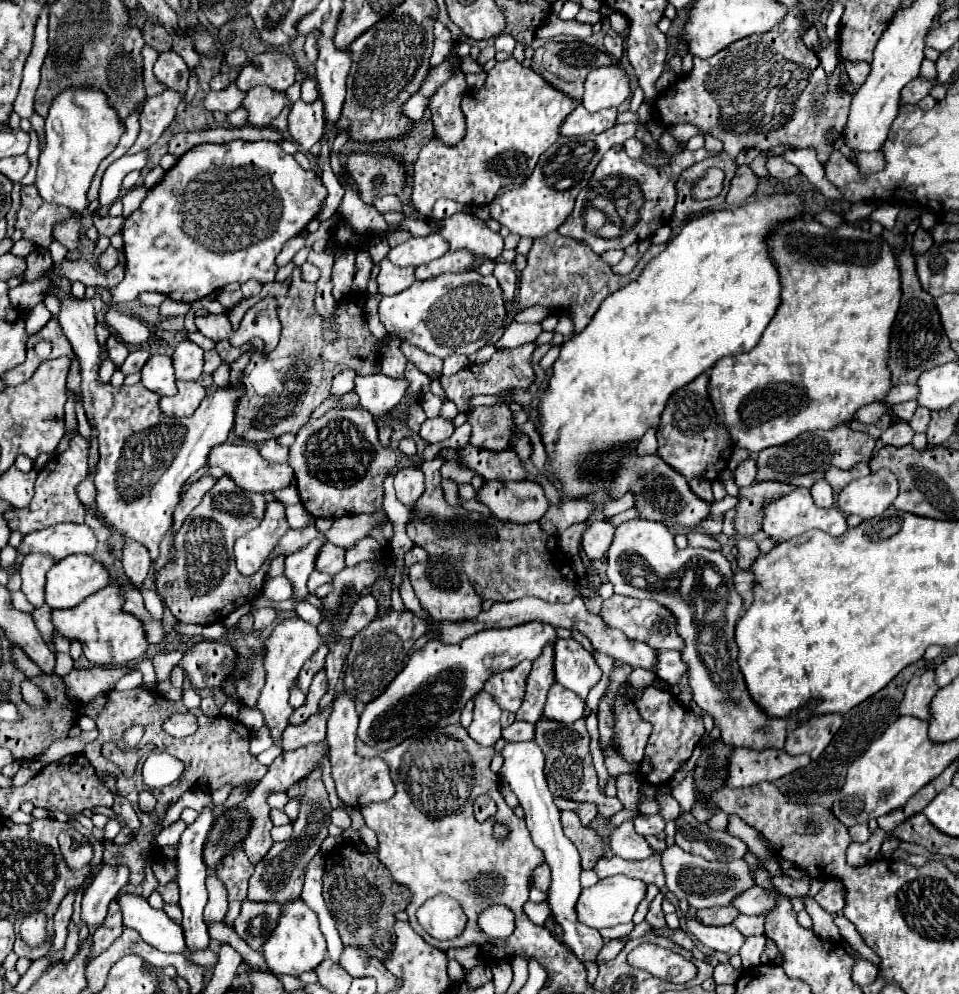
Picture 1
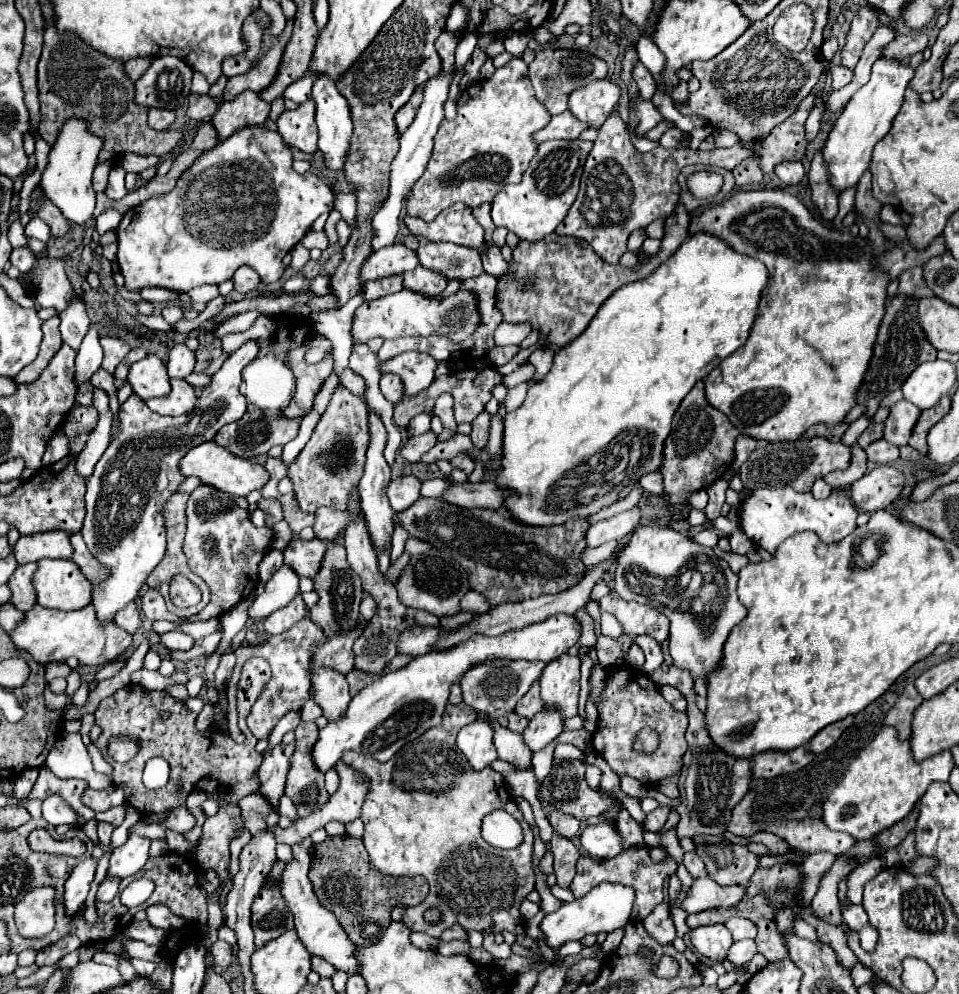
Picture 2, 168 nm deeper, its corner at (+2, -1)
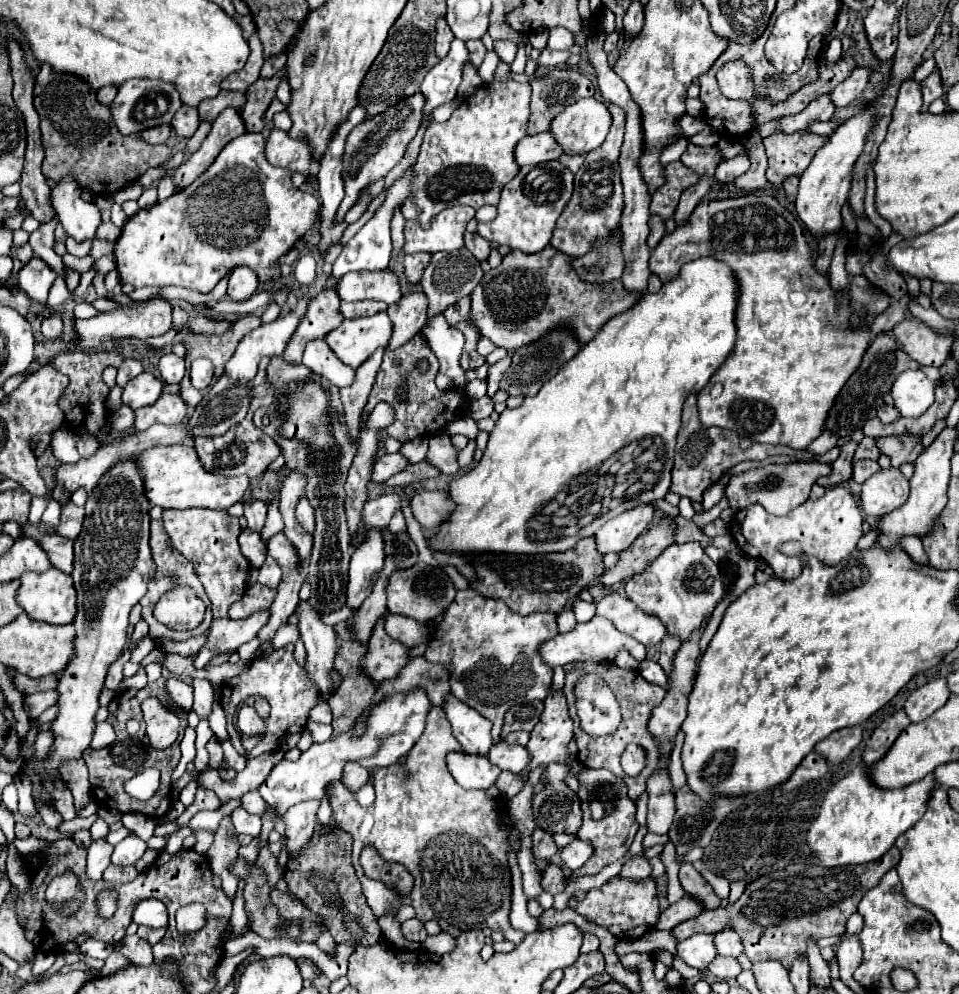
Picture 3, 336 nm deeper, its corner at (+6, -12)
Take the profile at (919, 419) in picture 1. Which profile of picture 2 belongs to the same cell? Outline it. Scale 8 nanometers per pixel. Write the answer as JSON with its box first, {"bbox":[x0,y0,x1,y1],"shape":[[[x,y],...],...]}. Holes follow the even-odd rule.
{"bbox":[884,400,920,446],"shape":[[[900,400],[890,408],[890,416],[884,422],[884,438],[896,446],[904,446],[910,440],[910,434],[920,418],[920,412],[914,404]]]}

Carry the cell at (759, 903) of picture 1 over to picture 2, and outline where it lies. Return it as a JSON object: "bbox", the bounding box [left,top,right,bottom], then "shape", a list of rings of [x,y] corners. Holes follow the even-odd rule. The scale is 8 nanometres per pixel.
{"bbox":[682,878,746,914],"shape":[[[698,878],[682,902],[682,910],[694,914],[710,908],[730,908],[736,906],[744,894],[746,886],[718,886],[712,878]]]}

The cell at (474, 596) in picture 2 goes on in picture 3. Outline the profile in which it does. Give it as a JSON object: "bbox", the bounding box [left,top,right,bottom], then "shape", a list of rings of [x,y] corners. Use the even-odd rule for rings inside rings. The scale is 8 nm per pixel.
{"bbox":[424,589,556,745],"shape":[[[466,589],[456,593],[424,657],[430,663],[446,665],[452,695],[494,723],[492,741],[496,745],[500,741],[504,713],[512,705],[534,699],[544,701],[550,693],[552,669],[542,661],[538,645],[556,635],[556,615],[532,613],[522,617],[510,611],[504,601],[488,599],[474,589]]]}

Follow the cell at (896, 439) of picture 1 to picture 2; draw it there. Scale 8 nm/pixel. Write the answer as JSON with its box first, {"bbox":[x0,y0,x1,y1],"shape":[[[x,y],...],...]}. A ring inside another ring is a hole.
{"bbox":[866,438,900,464],"shape":[[[880,438],[866,448],[866,454],[868,454],[868,460],[874,464],[890,464],[900,456],[900,448],[890,446],[890,442]]]}

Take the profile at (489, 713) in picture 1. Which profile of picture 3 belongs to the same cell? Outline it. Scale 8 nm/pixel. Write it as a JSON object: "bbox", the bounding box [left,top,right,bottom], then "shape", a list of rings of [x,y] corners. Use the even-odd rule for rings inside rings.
{"bbox":[448,753,500,789],"shape":[[[448,753],[448,771],[464,789],[490,789],[500,775],[486,757],[468,753]]]}

